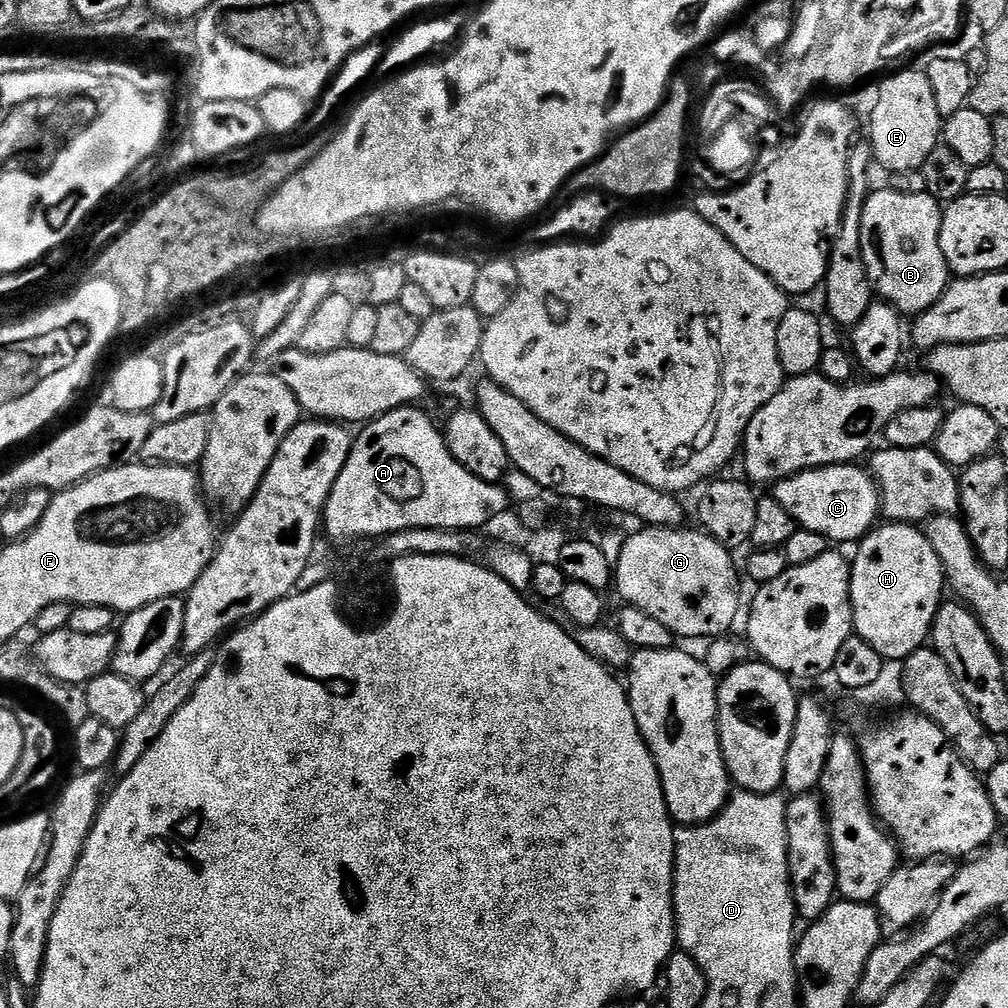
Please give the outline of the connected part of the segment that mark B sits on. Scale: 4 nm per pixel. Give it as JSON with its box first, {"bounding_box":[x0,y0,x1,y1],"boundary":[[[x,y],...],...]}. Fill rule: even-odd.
{"bounding_box":[862,190,950,314],"boundary":[[[923,190],[876,192],[862,210],[862,258],[875,295],[893,304],[901,314],[919,314],[942,298],[950,271],[939,245],[943,224],[941,201]]]}

